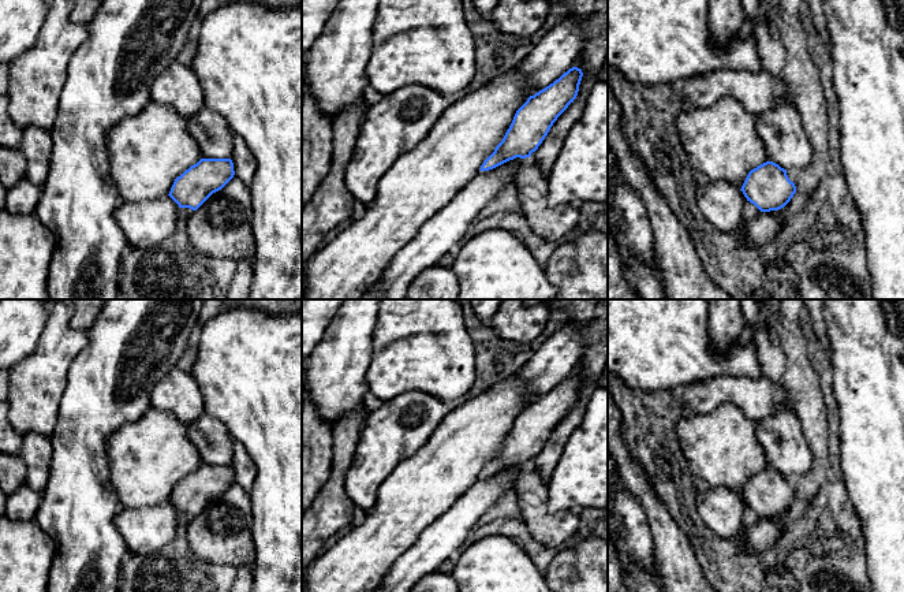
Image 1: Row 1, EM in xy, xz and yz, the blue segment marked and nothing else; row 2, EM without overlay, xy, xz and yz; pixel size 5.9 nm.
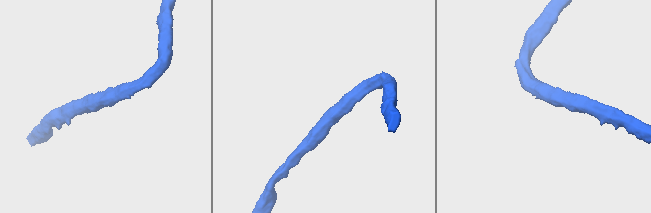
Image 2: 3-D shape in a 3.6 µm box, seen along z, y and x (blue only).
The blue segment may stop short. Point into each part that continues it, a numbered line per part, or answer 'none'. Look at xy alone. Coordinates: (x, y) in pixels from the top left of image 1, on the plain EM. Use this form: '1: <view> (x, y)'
1: xy (146, 458)

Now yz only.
1: yz (721, 447)

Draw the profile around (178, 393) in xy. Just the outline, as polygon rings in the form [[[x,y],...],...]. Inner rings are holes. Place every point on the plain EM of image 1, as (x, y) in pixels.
[[[178,366],[172,368],[152,391],[150,406],[190,424],[205,414],[203,396],[197,380]]]

